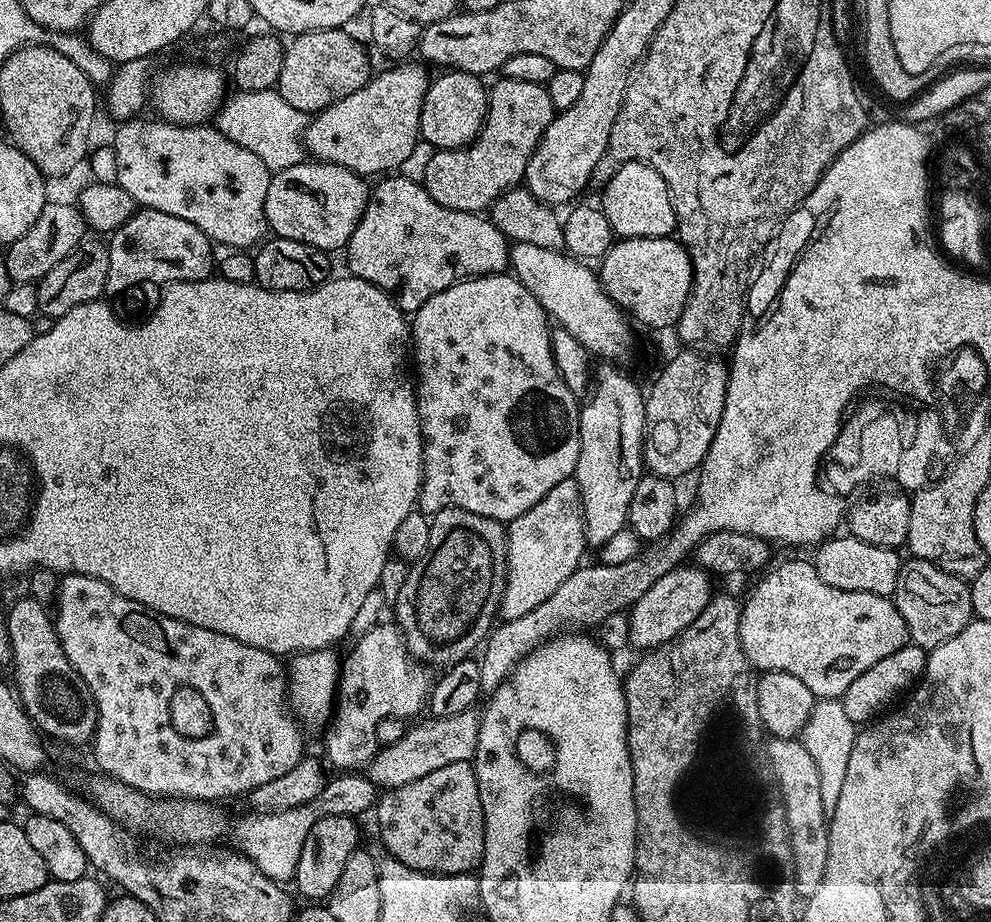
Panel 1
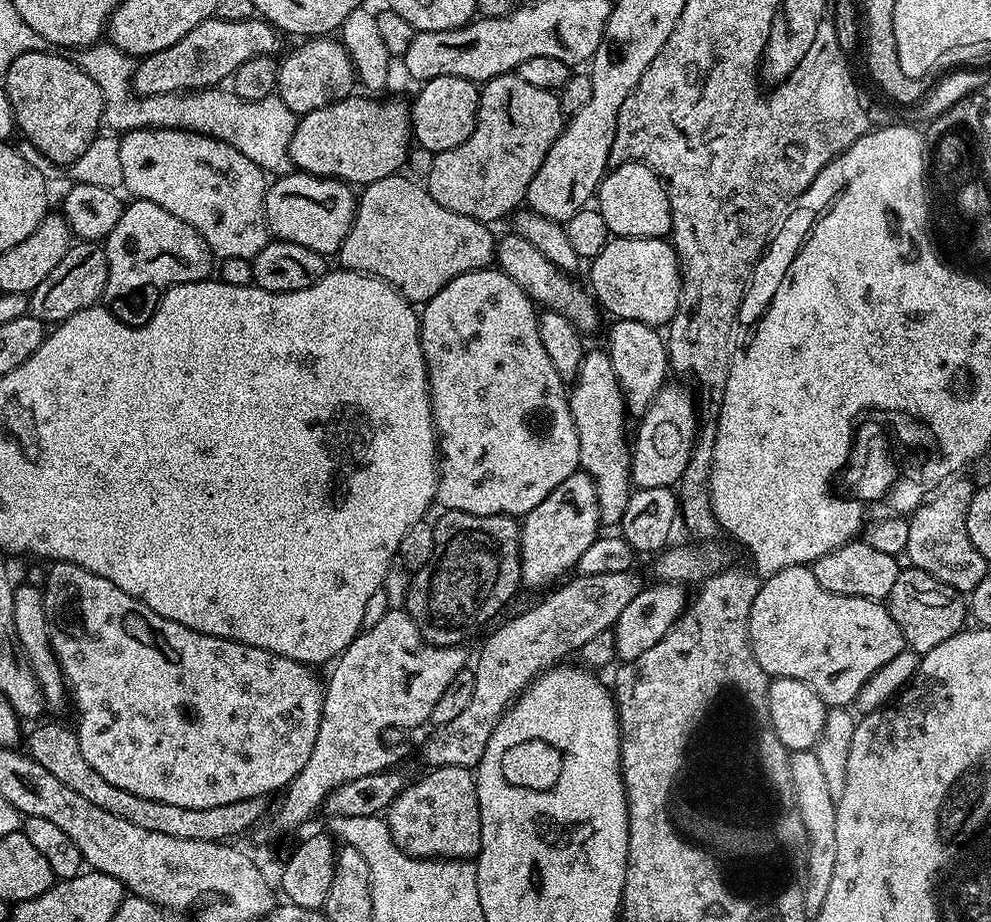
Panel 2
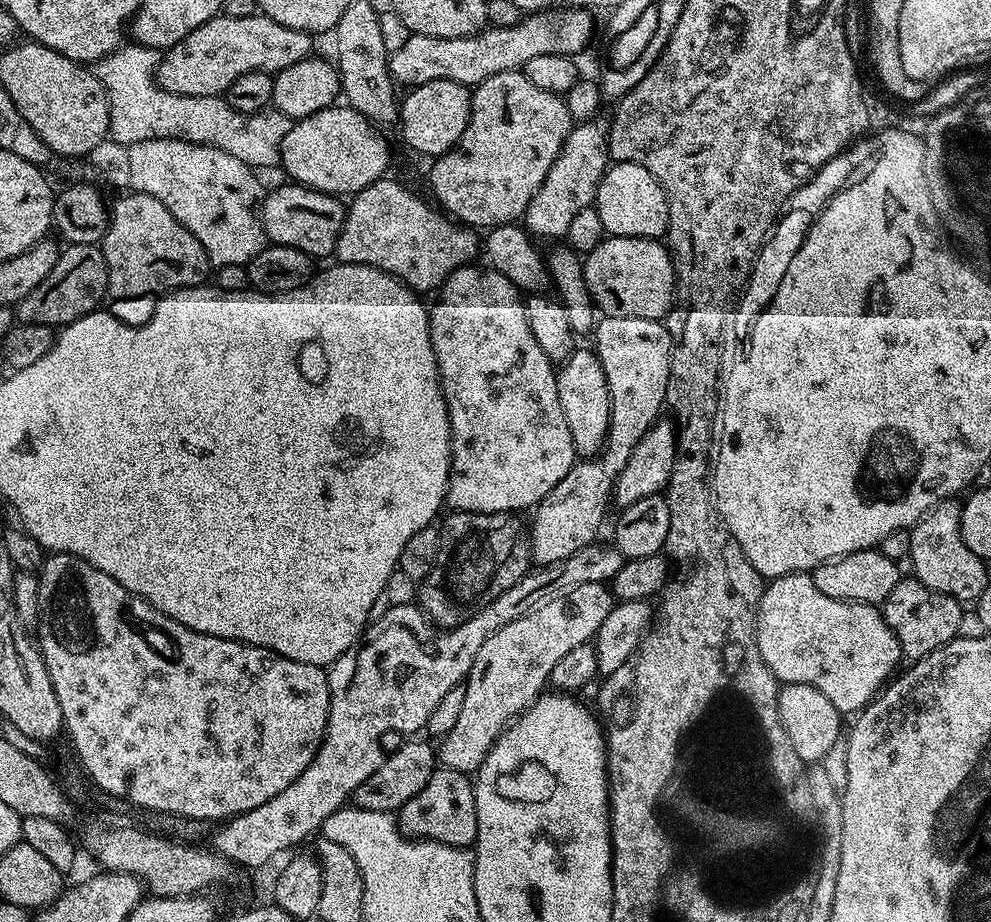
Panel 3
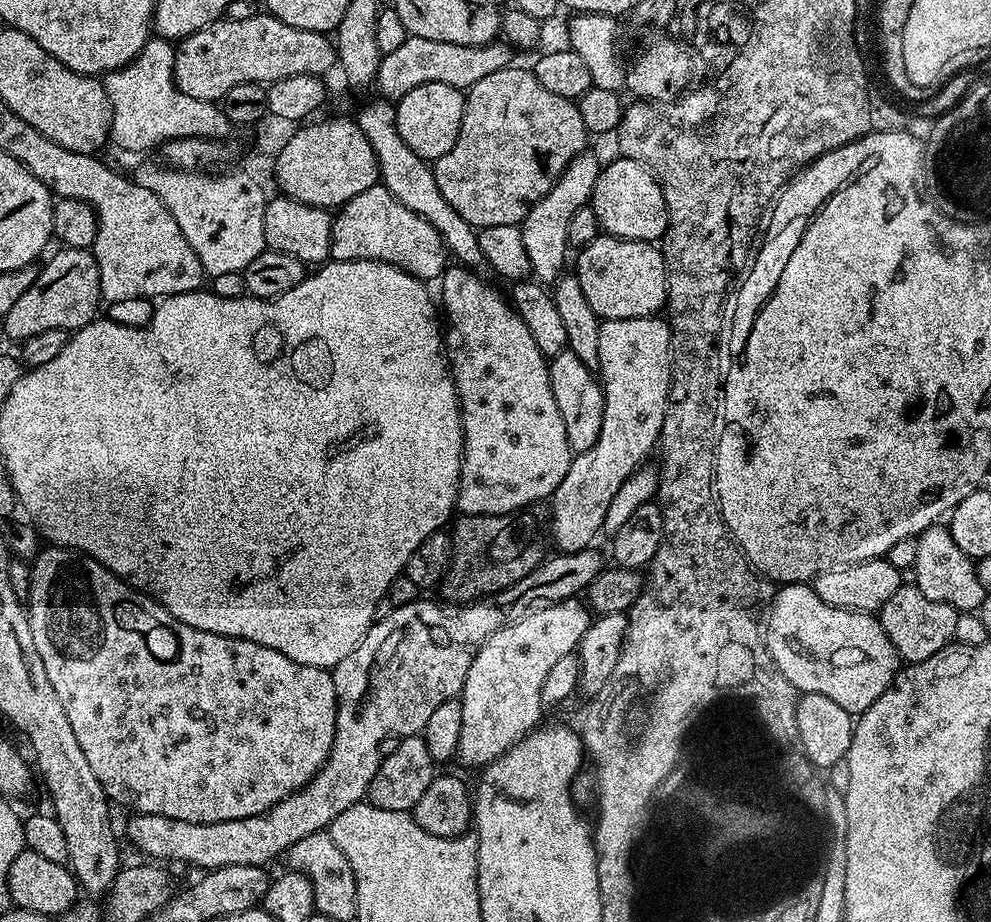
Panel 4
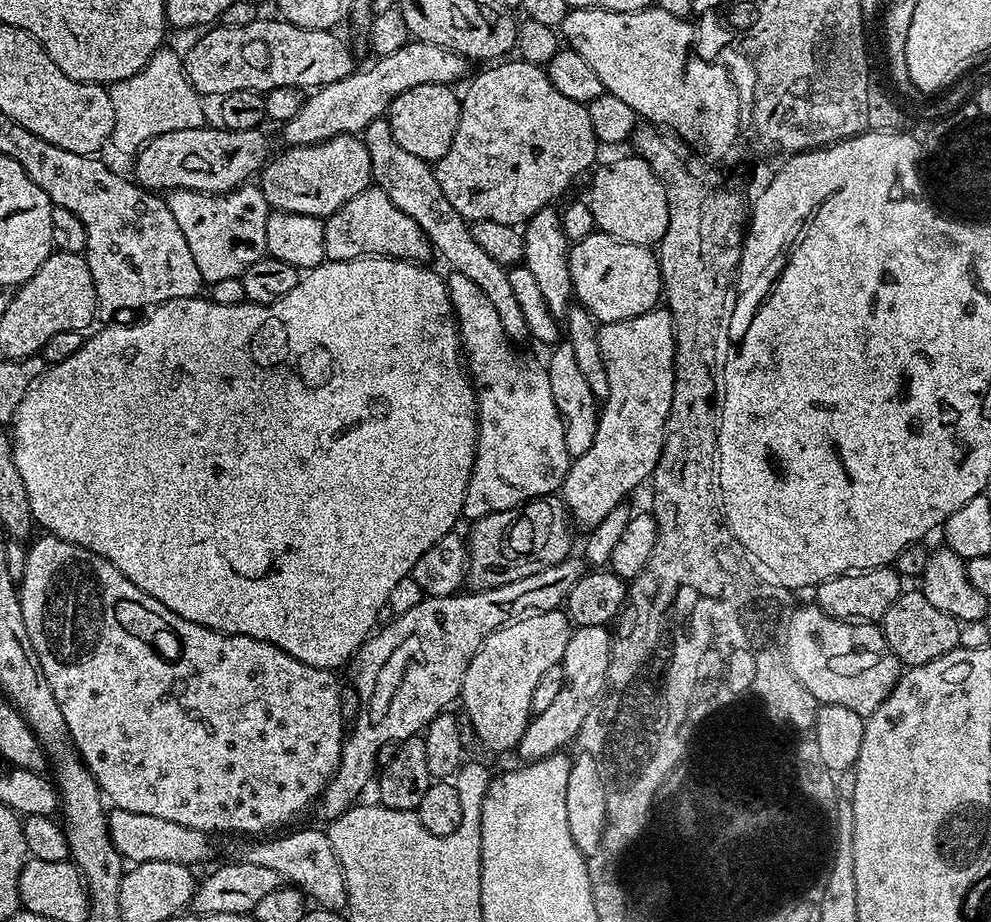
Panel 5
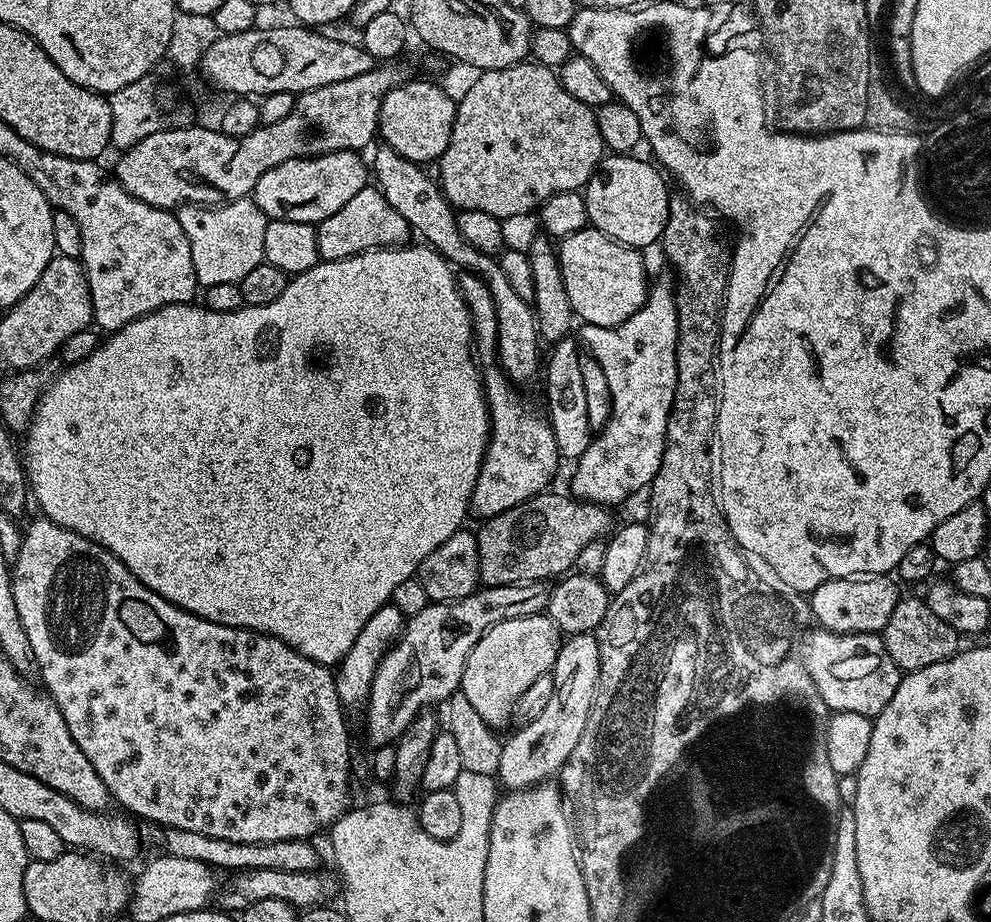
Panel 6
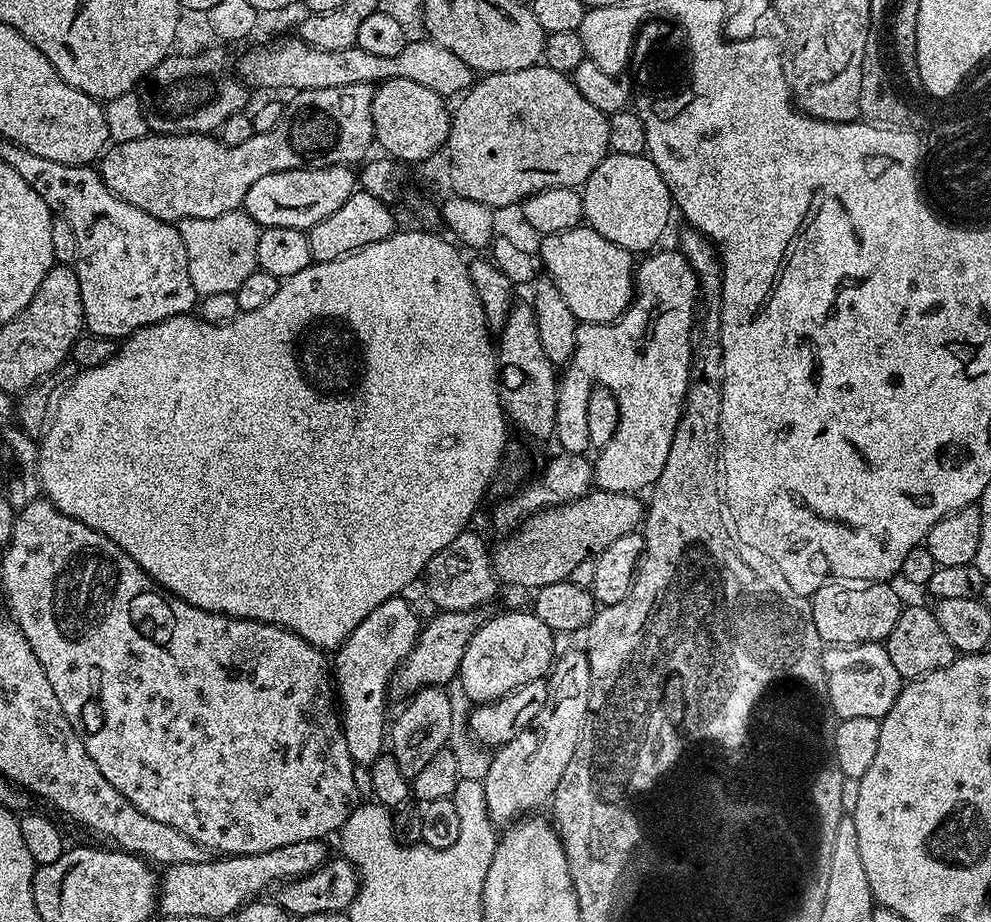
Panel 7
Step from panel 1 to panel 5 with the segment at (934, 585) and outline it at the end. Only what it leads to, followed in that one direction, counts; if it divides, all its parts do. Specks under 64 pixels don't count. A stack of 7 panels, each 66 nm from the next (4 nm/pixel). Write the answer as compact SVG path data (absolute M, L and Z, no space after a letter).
M901 591L900 597L886 610L882 621L882 631L890 650L900 659L901 665L911 666L913 664L925 664L950 650L954 650L961 643L960 629L962 624L938 610L931 602L926 602L923 591L908 592Z

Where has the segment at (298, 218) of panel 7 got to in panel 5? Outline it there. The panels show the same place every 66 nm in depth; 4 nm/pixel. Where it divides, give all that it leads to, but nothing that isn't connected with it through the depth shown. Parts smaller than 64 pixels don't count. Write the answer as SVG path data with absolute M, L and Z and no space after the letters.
M345 134L317 144L298 144L285 147L283 150L285 152L281 156L273 155L269 159L258 176L258 186L264 191L269 209L327 218L342 206L346 206L346 202L350 202L354 194L362 194L362 190L366 190L372 184L370 154L359 135Z

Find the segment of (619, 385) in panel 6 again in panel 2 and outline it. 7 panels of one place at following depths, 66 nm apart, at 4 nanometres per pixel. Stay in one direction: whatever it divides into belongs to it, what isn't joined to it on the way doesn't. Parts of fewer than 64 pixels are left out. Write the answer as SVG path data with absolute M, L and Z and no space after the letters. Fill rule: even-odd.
M616 320L608 332L606 351L614 366L618 386L624 391L624 402L633 417L643 416L659 388L664 387L670 376L668 346L663 335L660 336L651 324L633 320ZM668 376L668 377L667 377ZM577 470L570 474L570 478L566 478L566 482L558 482L553 492L546 494L546 498L542 498L534 510L522 517L520 579L523 587L547 589L553 582L567 577L575 569L578 558L582 558L582 553L590 547L590 542L596 540L601 528L594 482L583 470Z

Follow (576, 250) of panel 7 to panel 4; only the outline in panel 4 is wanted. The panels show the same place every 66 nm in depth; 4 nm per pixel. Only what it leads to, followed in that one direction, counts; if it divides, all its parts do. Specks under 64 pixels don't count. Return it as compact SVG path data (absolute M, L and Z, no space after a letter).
M601 234L579 249L574 274L590 302L590 310L606 320L656 316L668 303L668 267L663 251L647 240L623 240Z

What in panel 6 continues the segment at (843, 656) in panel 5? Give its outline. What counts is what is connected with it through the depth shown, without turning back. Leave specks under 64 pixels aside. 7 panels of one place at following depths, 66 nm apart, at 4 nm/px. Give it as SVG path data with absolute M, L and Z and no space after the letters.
M817 627L804 640L804 668L818 686L818 694L833 713L849 712L874 718L894 698L902 670L890 658L883 639L871 632L827 632Z

